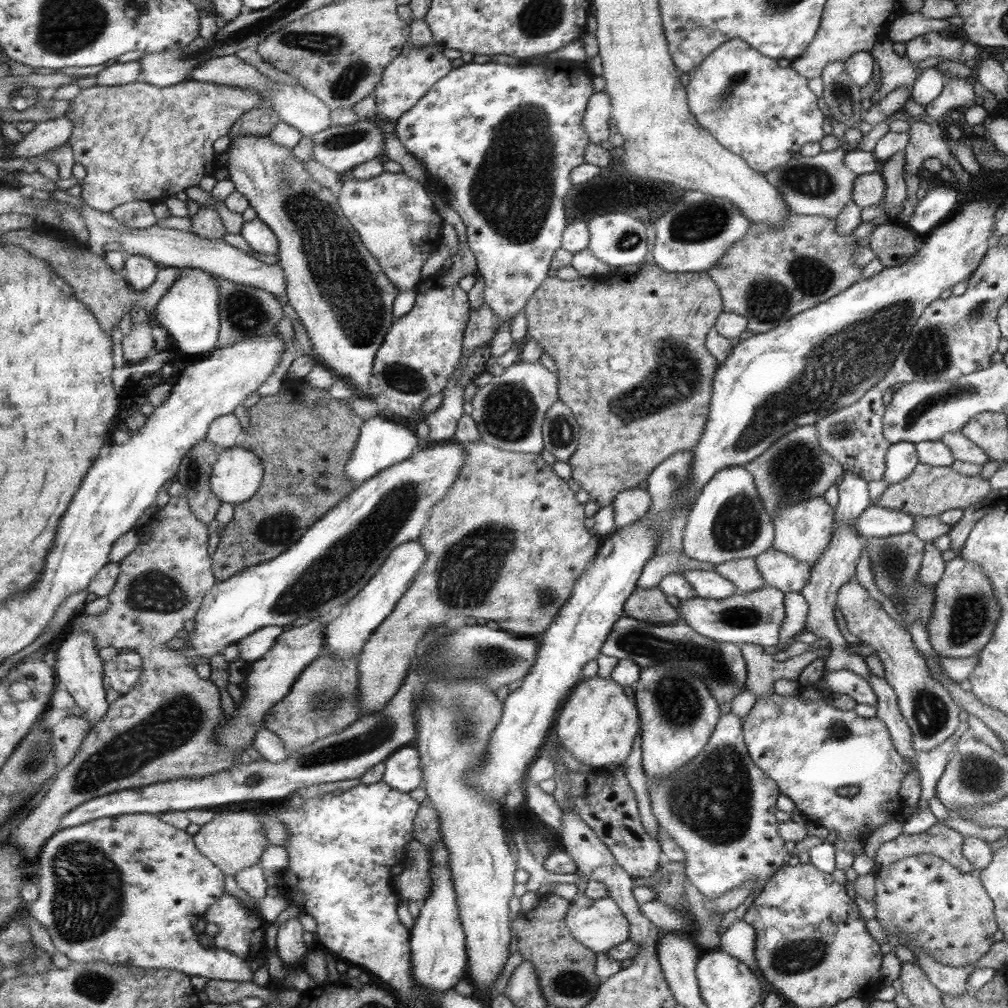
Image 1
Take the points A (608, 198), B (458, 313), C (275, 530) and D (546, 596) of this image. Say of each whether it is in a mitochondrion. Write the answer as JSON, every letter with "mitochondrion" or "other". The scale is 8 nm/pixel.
{"A":"other","B":"other","C":"mitochondrion","D":"mitochondrion"}

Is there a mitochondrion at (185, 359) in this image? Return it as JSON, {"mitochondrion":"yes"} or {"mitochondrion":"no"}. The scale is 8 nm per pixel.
{"mitochondrion":"no"}

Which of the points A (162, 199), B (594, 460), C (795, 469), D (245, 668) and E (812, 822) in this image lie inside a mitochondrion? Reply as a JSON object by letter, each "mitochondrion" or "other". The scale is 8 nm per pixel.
{"A":"other","B":"other","C":"mitochondrion","D":"other","E":"other"}

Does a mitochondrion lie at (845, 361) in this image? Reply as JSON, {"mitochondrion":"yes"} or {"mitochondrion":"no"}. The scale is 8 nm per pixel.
{"mitochondrion":"yes"}

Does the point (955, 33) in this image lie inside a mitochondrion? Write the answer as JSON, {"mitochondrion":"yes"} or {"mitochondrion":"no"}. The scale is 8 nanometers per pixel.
{"mitochondrion":"no"}

